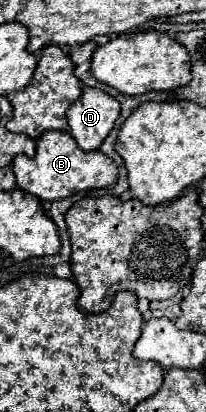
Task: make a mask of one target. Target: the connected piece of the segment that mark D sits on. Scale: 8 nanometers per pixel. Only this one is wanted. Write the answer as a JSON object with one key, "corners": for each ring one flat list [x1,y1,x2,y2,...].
{"corners":[[82,88,82,96,68,108,70,134,82,150,98,150,120,116,120,102,96,88]]}

